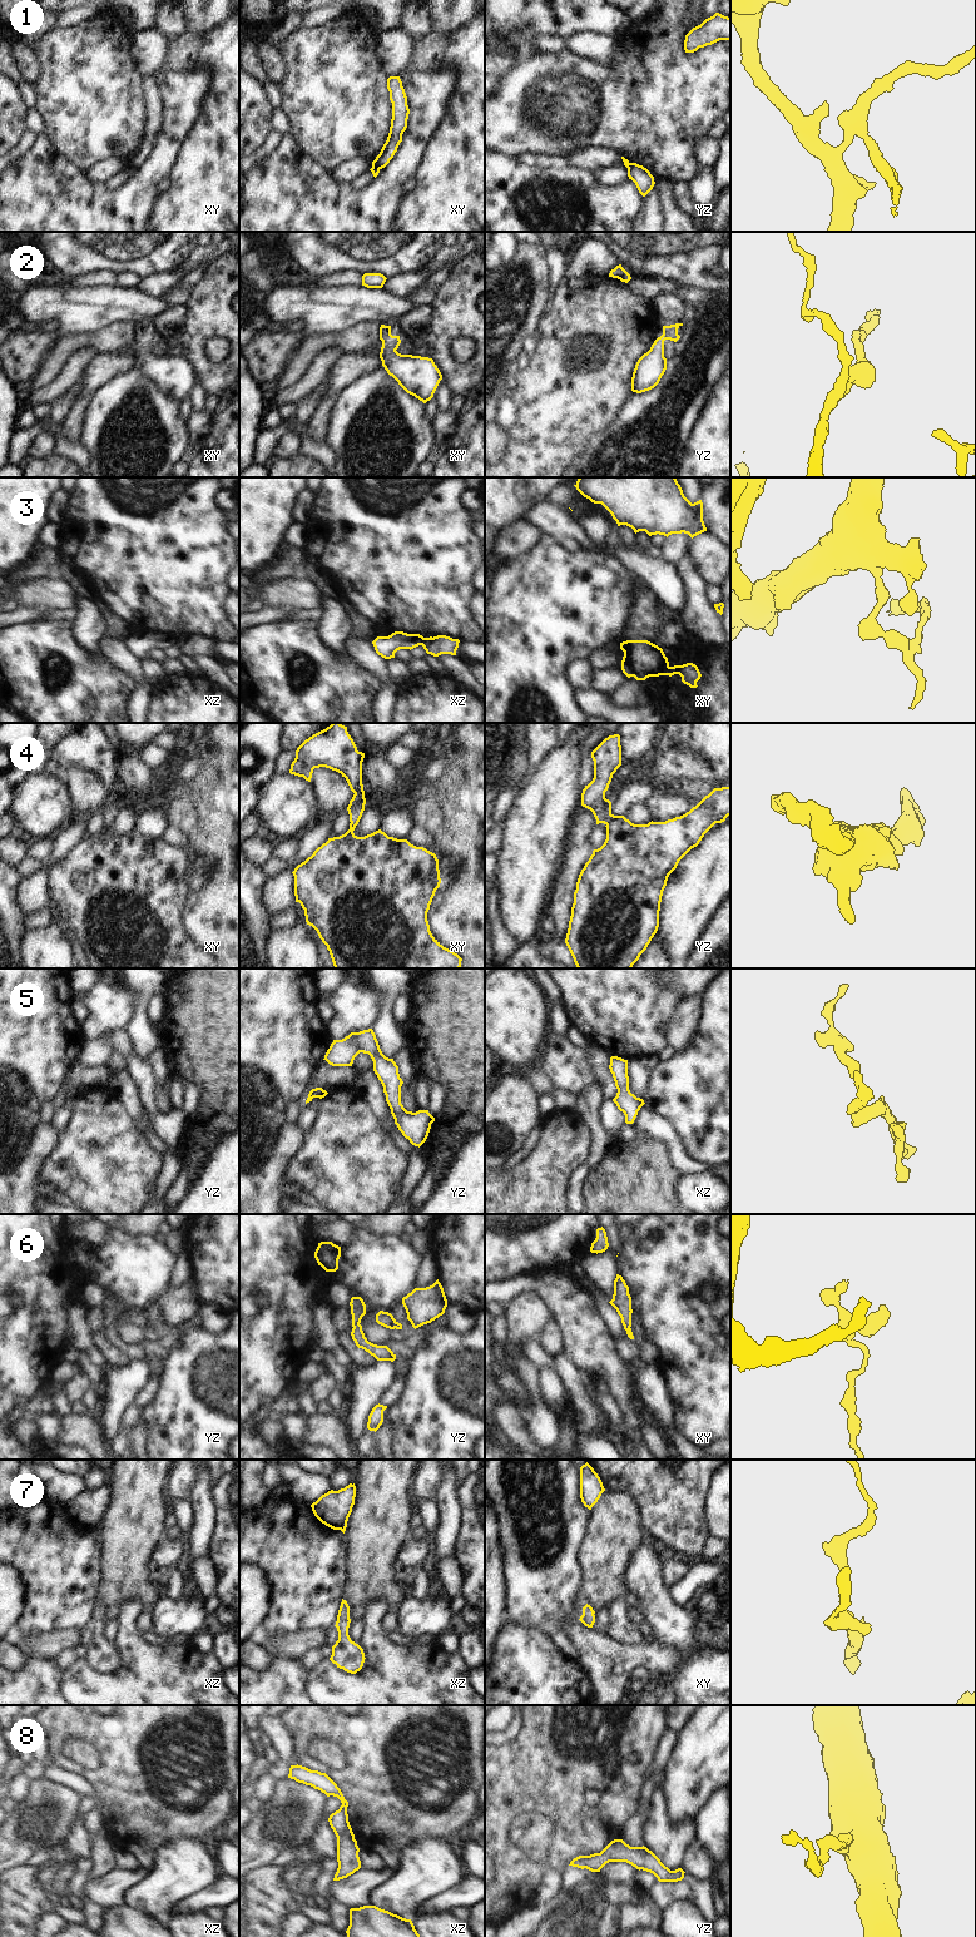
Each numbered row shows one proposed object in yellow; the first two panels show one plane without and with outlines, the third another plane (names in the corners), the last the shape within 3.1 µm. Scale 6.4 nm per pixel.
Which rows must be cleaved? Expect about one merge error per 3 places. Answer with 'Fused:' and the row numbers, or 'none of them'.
Fused: 1, 3

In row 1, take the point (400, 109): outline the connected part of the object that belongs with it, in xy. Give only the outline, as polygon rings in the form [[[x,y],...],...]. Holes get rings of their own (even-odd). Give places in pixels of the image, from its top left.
[[[390,76],[387,79],[387,89],[392,103],[392,119],[387,140],[380,154],[372,162],[372,167],[378,170],[385,168],[397,152],[397,148],[402,142],[402,134],[407,128],[407,119],[410,114],[407,96],[400,76]]]

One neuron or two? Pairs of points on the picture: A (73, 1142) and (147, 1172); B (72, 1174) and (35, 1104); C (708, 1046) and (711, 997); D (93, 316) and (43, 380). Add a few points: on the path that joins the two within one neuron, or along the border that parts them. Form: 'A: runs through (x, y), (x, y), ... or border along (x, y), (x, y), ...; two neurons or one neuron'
A: runs through (92, 1153), (109, 1170), (128, 1170); one neuron
B: border along (60, 1133), (57, 1145), (40, 1170); two neurons
C: runs through (712, 1034), (712, 1010); one neuron
D: border along (109, 323), (94, 331), (68, 333); two neurons

